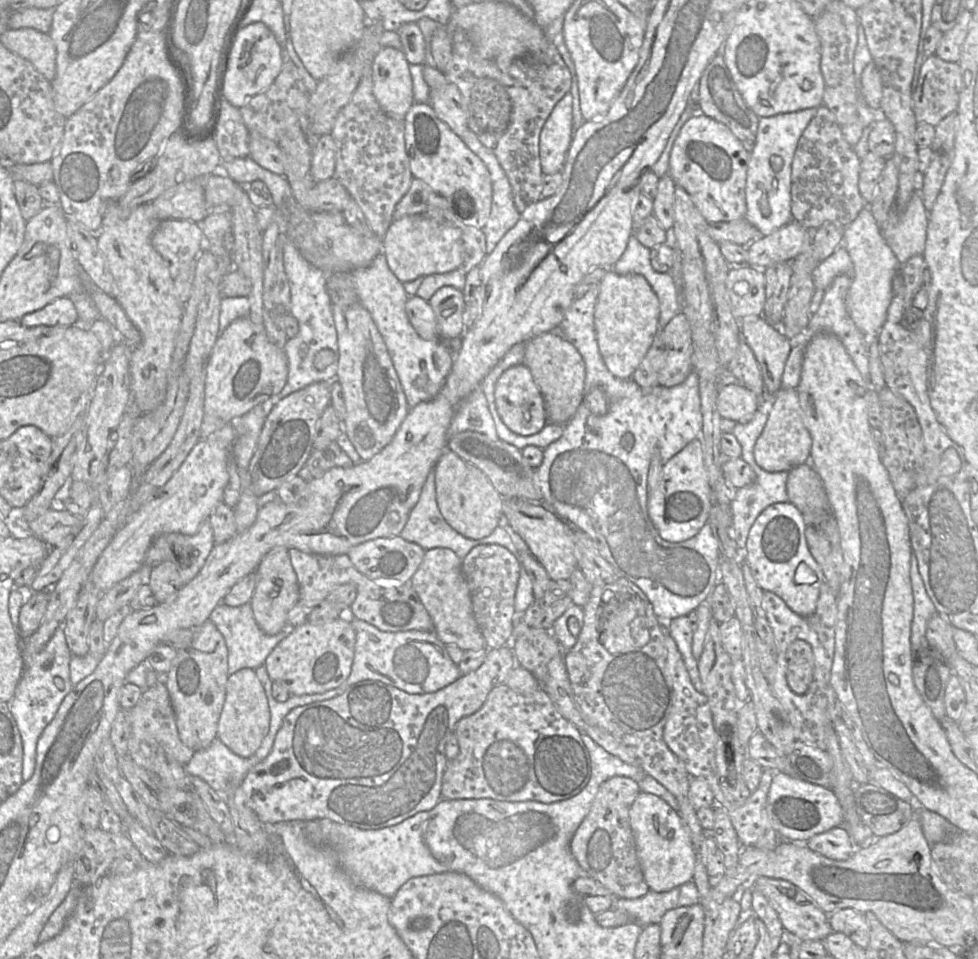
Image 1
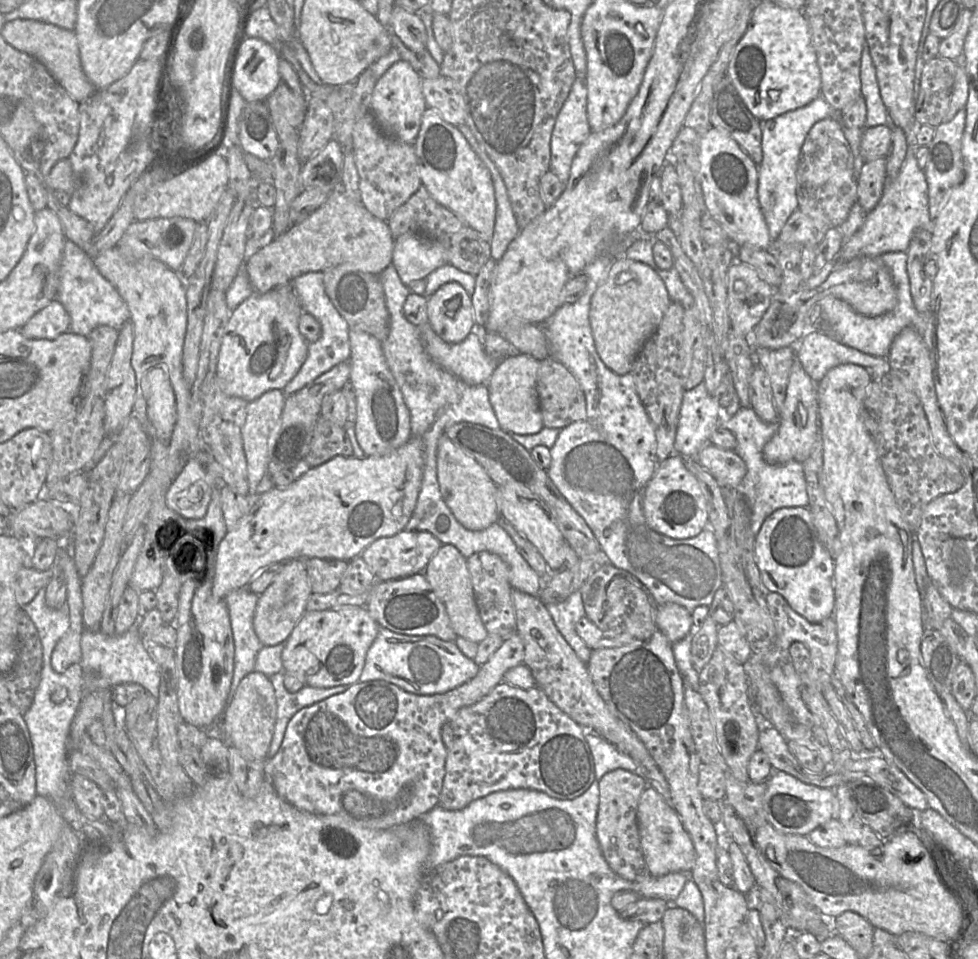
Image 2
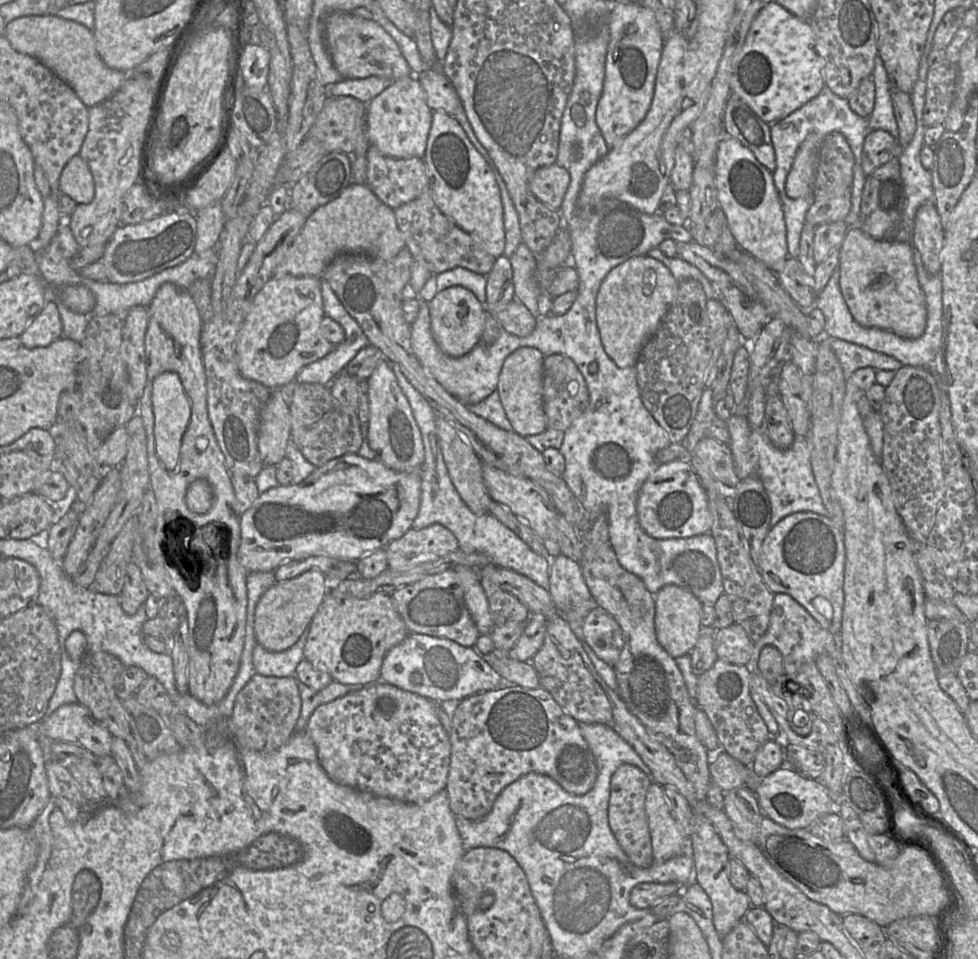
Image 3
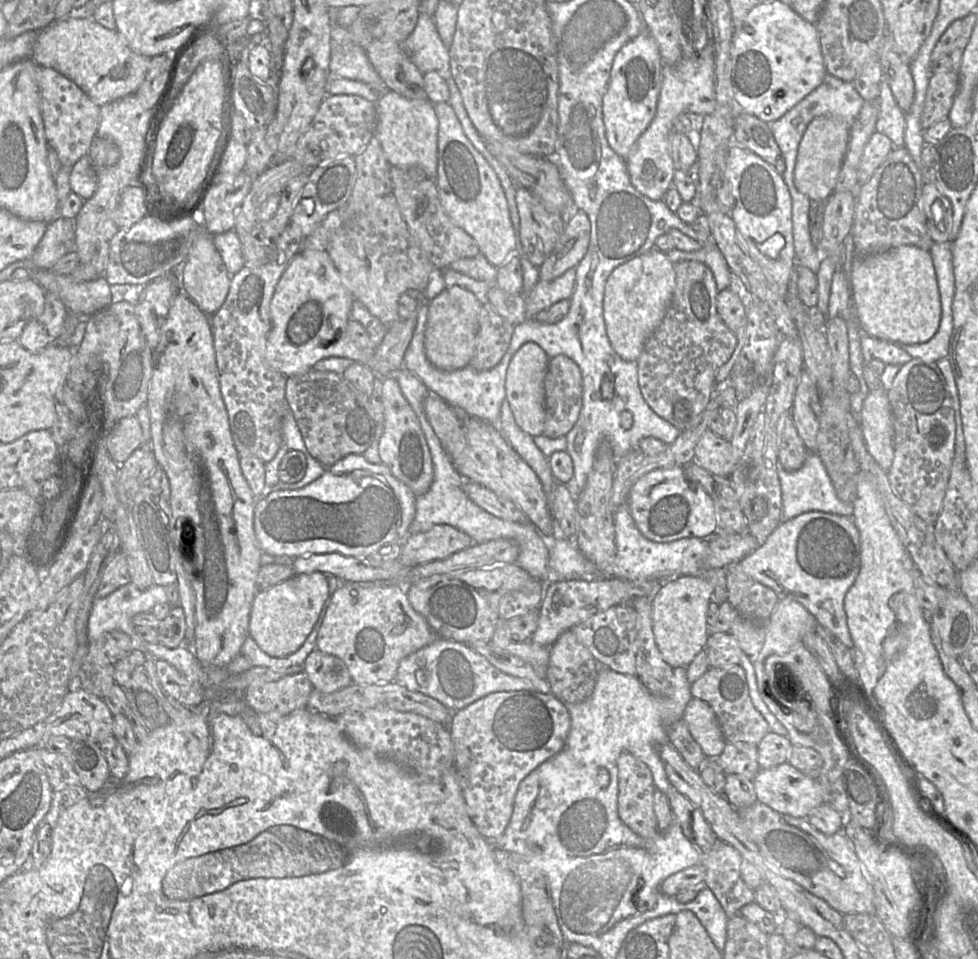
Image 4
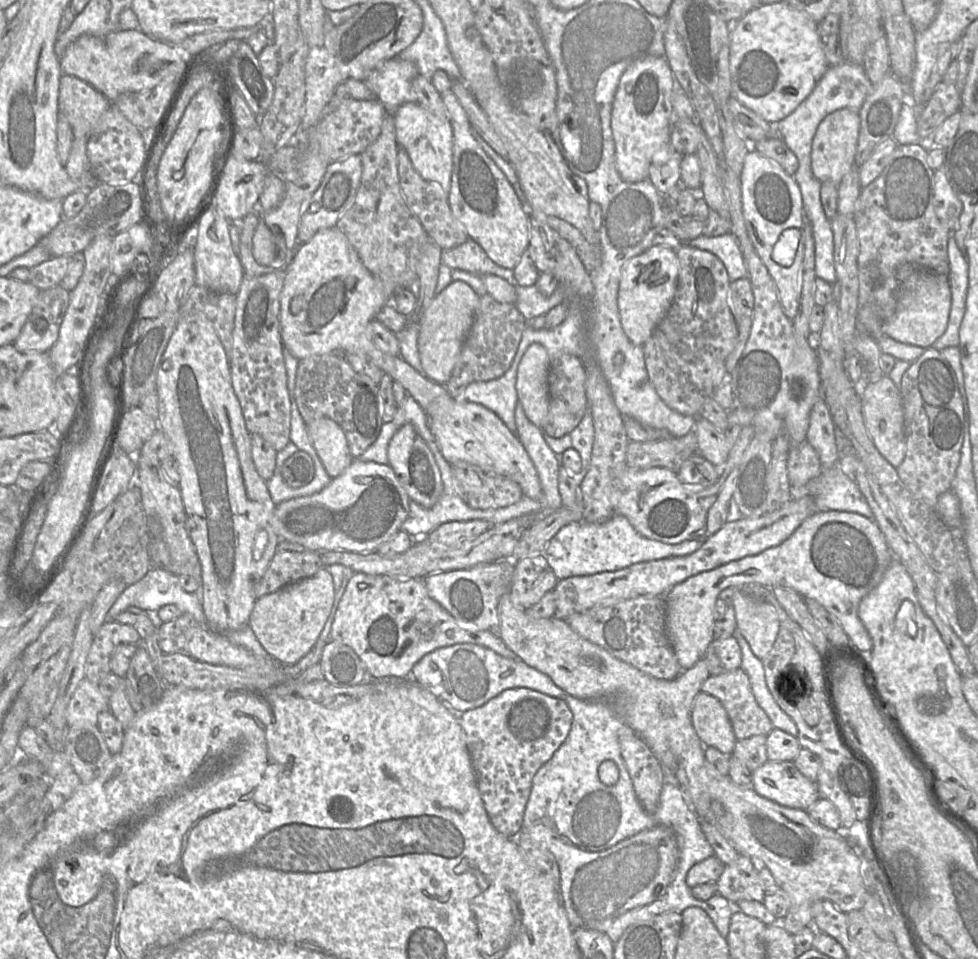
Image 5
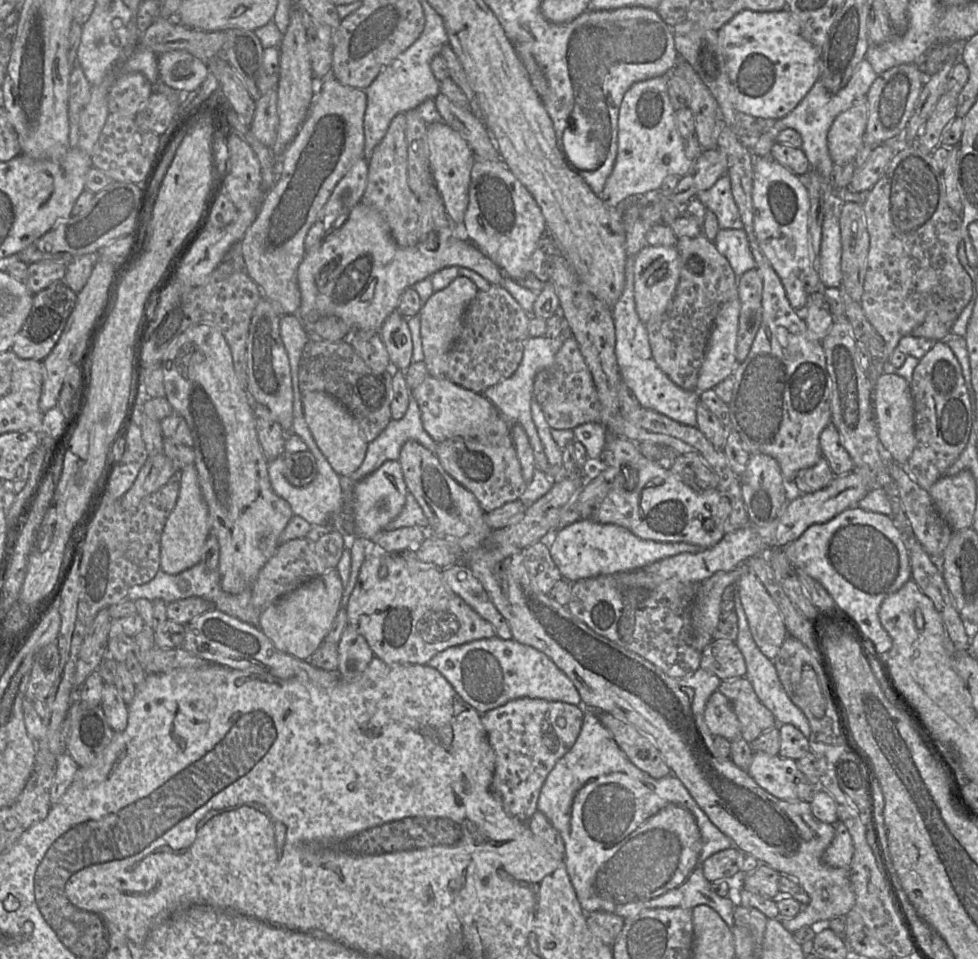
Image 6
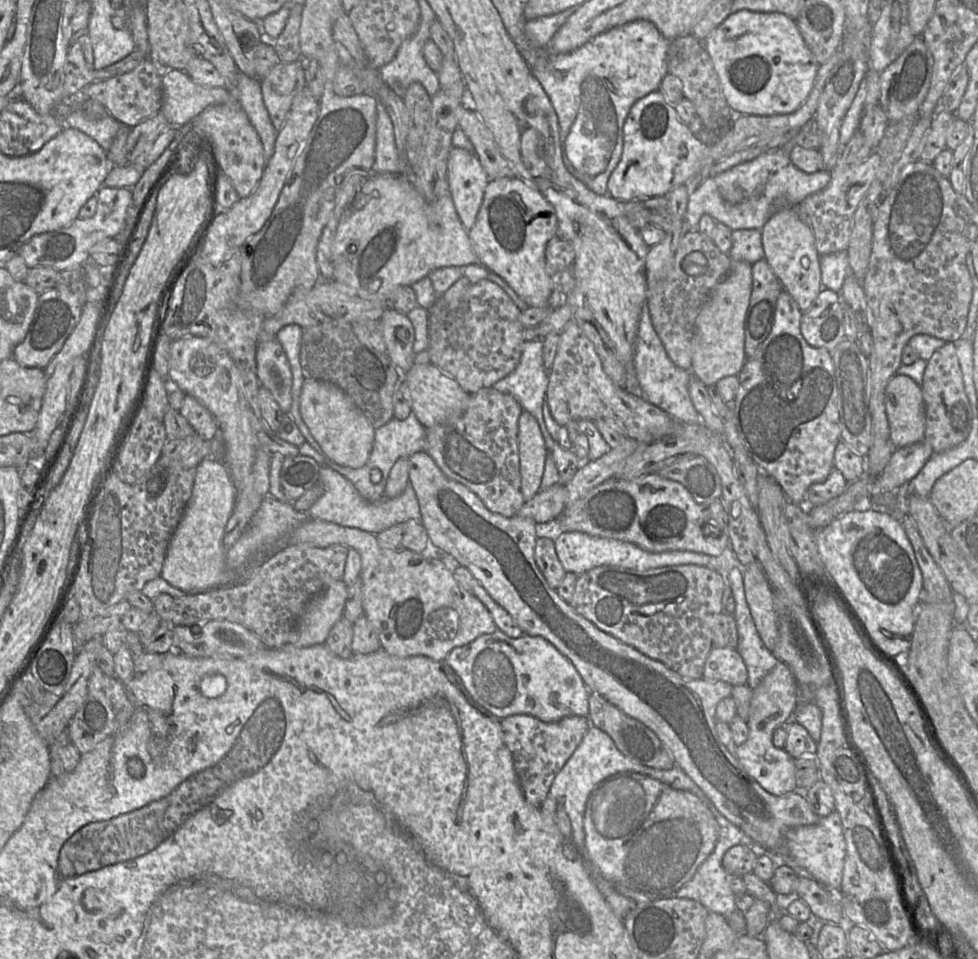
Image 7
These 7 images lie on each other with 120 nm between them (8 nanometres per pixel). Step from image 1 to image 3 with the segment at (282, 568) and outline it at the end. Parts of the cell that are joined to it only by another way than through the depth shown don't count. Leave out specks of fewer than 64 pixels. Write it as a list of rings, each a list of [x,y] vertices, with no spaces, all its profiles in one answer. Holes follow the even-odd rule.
[[[310,569],[296,577],[275,582],[260,597],[254,612],[254,632],[257,643],[271,652],[292,646],[303,633],[323,601],[328,587],[324,573]]]

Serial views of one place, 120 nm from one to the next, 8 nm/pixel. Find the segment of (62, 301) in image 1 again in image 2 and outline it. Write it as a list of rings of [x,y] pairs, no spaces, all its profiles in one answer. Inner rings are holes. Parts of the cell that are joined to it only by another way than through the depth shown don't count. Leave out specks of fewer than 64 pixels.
[[[56,299],[32,316],[20,329],[28,339],[56,339],[69,331],[70,317],[63,305]]]

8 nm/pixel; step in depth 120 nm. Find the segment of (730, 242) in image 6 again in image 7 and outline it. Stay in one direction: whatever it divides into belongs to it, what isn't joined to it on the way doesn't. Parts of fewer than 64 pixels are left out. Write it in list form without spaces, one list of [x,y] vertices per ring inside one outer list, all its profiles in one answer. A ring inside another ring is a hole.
[[[740,229],[732,231],[732,246],[728,253],[734,261],[746,261],[751,264],[764,258],[760,229]]]

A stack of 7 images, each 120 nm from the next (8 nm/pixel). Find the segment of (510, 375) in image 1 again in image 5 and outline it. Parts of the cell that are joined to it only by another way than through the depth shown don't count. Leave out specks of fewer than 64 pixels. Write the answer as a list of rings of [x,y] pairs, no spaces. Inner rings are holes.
[[[533,343],[525,351],[517,369],[518,403],[522,405],[528,420],[538,427],[542,427],[549,410],[548,375],[550,364],[551,360],[546,349],[541,344]]]

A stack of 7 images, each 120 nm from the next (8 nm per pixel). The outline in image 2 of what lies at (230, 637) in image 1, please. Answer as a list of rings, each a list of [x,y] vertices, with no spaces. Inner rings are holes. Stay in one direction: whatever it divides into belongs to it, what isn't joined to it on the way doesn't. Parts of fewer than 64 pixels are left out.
[[[247,587],[233,590],[224,598],[235,646],[233,678],[226,706],[233,699],[241,680],[255,670],[257,653],[263,647],[253,627],[258,599],[259,595]]]

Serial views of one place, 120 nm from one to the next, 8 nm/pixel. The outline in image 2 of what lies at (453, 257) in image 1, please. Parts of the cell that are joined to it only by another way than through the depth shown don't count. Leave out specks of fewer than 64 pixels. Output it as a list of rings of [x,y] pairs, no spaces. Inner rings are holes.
[[[406,233],[395,238],[392,264],[408,286],[448,264],[447,251],[438,241]]]

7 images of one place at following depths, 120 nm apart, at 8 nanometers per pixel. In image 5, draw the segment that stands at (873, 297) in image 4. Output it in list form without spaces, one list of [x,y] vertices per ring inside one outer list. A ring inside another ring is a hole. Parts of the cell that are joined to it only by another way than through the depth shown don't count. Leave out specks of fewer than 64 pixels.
[[[911,263],[901,265],[896,277],[902,281],[902,290],[895,312],[882,323],[883,335],[901,343],[929,348],[947,327],[951,307],[948,277]]]

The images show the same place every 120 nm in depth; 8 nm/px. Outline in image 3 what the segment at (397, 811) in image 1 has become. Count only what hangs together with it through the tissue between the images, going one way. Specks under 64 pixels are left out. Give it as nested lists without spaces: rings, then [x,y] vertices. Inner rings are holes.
[[[532,614],[524,624],[524,630],[507,656],[522,662],[531,661],[542,647],[546,635],[547,621],[541,614]],[[375,682],[319,705],[304,732],[316,746],[318,760],[333,782],[375,796],[418,804],[444,790],[447,783],[451,745],[439,719],[441,703],[386,682]]]

